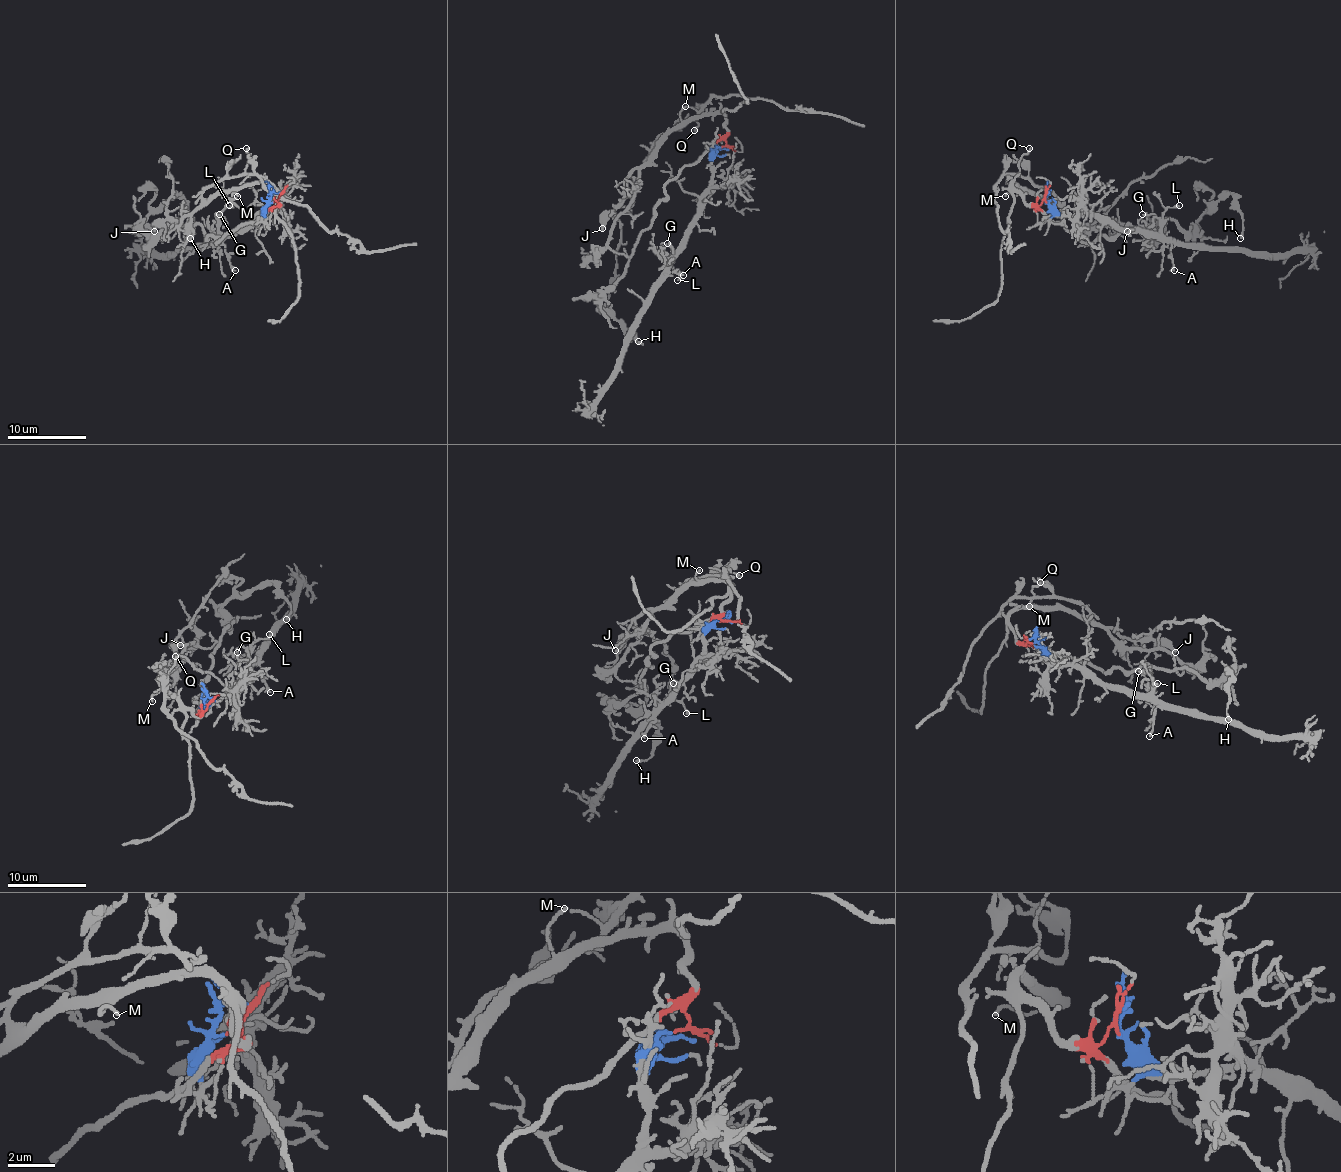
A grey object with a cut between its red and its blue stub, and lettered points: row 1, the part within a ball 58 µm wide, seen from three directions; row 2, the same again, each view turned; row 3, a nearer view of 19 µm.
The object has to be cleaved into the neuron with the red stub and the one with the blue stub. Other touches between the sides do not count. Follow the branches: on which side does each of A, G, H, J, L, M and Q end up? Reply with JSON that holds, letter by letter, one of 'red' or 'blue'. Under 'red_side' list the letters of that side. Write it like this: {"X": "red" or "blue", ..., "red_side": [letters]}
{"A": "blue", "G": "blue", "H": "red", "J": "red", "L": "blue", "M": "red", "Q": "red", "red_side": ["H", "J", "M", "Q"]}

